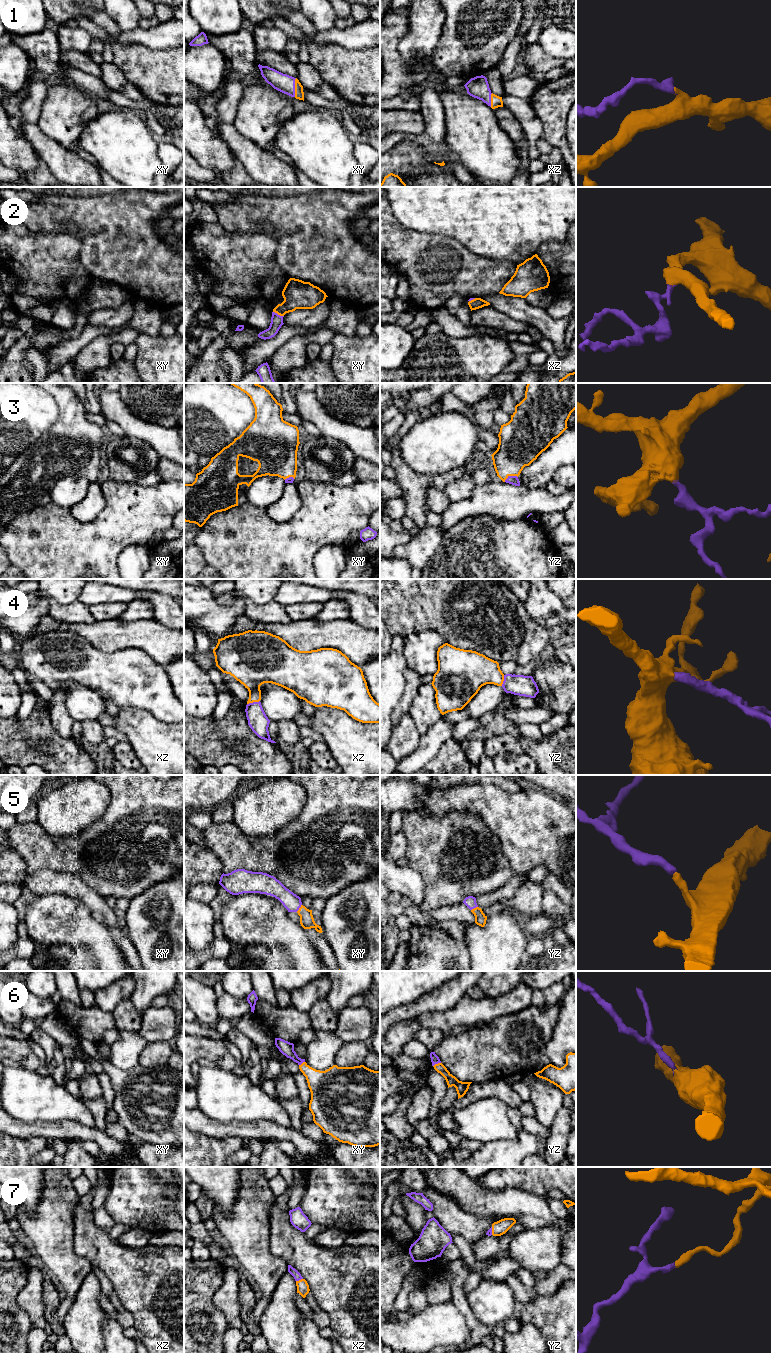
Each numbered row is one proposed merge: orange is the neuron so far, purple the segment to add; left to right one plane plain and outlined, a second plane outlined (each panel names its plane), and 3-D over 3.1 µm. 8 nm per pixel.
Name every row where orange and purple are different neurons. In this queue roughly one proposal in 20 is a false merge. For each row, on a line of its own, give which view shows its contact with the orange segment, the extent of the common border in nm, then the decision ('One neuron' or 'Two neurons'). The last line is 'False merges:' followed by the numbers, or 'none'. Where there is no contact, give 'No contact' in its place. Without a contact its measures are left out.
1: Touches orange in xy. Shared border 150 nm. One neuron
2: Touches orange in xy. Shared border 100 nm. One neuron
3: Touches orange in yz. Shared border 120 nm. One neuron
4: Touches orange in xz. Shared border 110 nm. One neuron
5: Touches orange in xy. Shared border 80 nm. One neuron
6: Touches orange in yz. Shared border 70 nm. One neuron
7: Touches orange in xz. Shared border 60 nm. One neuron
False merges: none

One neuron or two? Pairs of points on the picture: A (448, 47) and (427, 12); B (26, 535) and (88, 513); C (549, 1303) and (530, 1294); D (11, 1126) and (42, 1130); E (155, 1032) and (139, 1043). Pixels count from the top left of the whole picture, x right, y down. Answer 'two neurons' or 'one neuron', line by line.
A: two neurons
B: two neurons
C: two neurons
D: one neuron
E: two neurons

